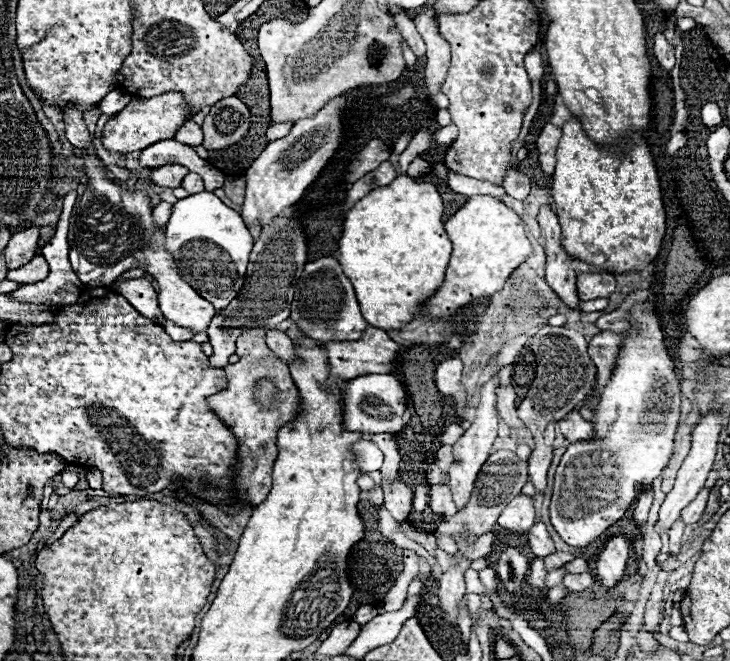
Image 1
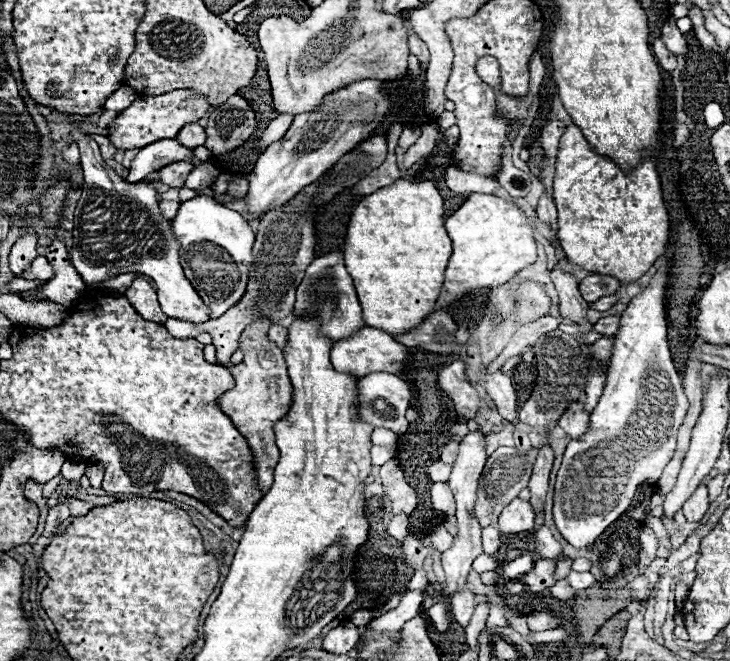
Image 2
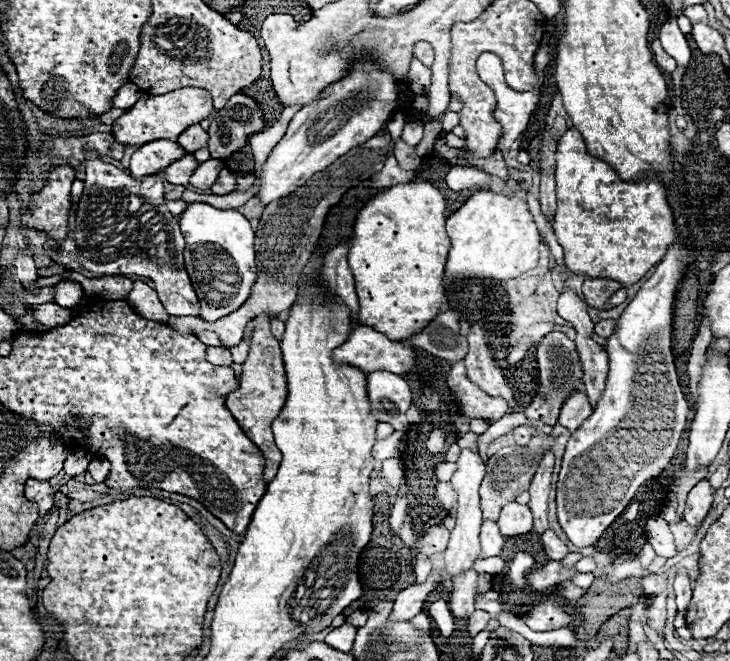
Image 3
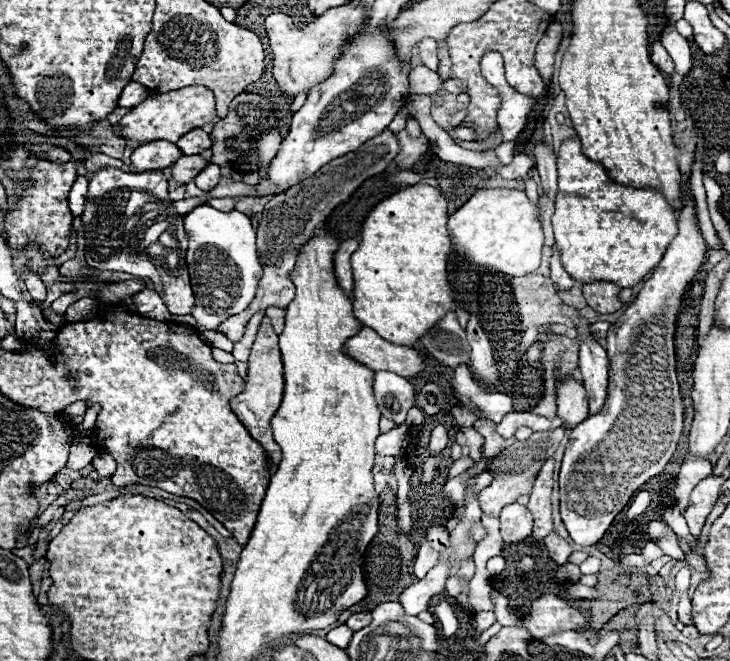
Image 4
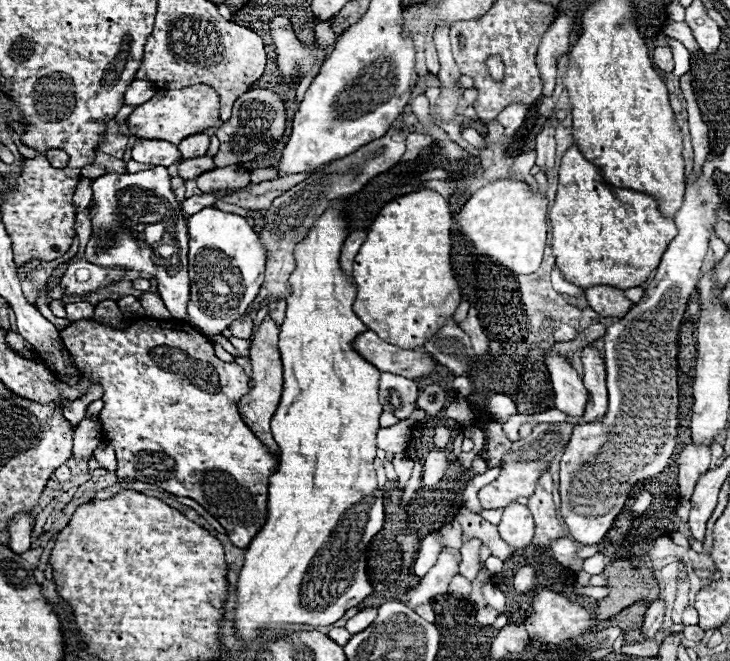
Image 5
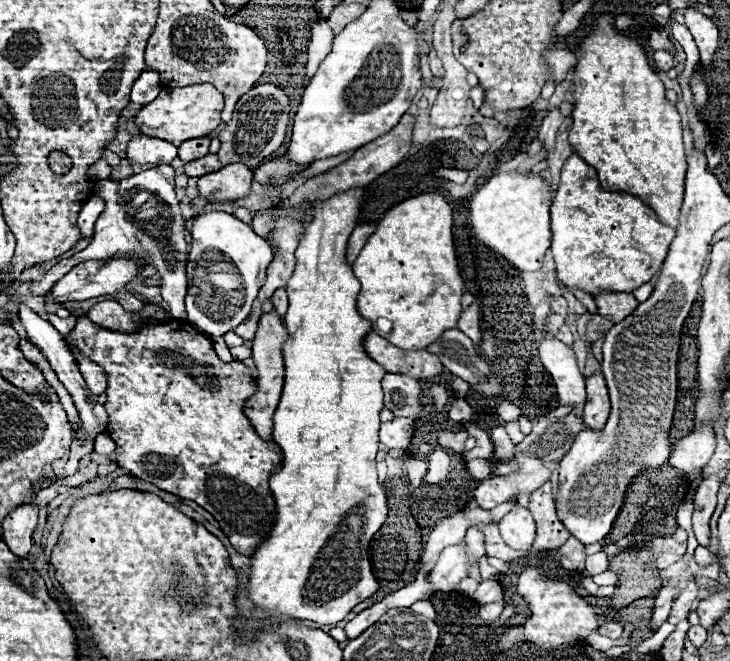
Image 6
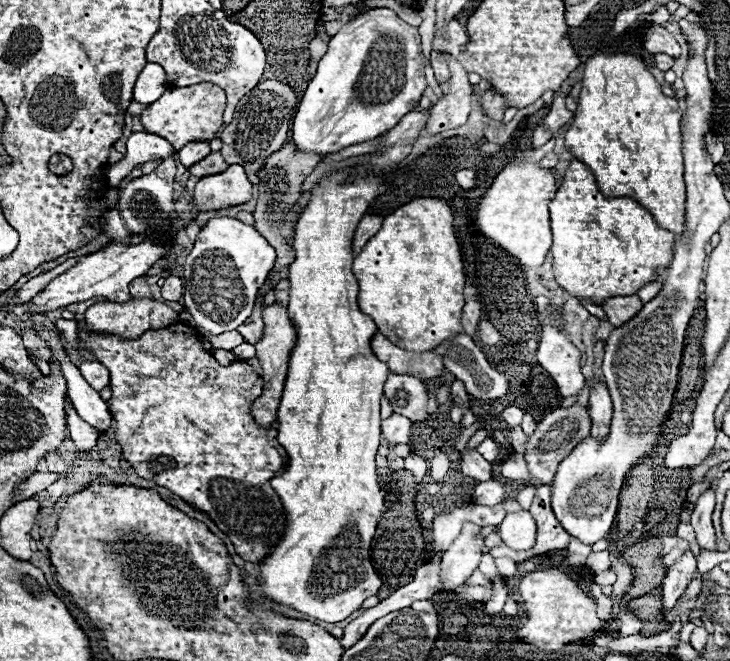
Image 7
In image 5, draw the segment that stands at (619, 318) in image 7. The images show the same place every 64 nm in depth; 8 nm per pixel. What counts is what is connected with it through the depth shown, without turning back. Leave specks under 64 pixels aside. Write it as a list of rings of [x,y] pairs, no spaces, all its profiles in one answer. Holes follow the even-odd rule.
[[[594,286],[584,290],[584,294],[588,300],[588,306],[596,310],[600,316],[622,318],[632,308],[632,302],[624,296],[624,292],[612,286]]]

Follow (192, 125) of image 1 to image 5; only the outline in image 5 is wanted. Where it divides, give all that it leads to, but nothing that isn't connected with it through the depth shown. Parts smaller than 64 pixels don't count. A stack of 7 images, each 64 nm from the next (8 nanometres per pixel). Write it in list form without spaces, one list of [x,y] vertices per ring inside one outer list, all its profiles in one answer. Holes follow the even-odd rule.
[[[194,134],[194,136],[184,138],[178,144],[178,148],[182,152],[182,158],[186,158],[186,156],[204,156],[206,150],[208,150],[208,144],[210,144],[210,138],[206,134]]]

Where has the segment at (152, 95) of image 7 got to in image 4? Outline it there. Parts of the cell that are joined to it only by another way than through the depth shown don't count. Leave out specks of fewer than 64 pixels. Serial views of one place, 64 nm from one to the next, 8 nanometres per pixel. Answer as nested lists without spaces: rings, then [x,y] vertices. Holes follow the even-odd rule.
[[[130,82],[122,94],[120,94],[120,100],[118,100],[118,106],[122,108],[134,108],[136,104],[140,104],[142,100],[146,100],[146,96],[150,96],[150,90],[138,82]]]

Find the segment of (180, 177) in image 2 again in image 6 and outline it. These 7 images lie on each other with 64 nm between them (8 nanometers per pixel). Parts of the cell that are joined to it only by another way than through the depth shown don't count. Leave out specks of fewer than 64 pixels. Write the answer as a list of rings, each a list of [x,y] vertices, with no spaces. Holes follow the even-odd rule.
[[[208,154],[208,156],[204,156],[204,158],[198,158],[198,160],[194,160],[194,162],[188,162],[188,164],[184,164],[184,172],[186,172],[186,176],[190,176],[190,178],[198,178],[198,176],[202,176],[202,174],[206,174],[206,172],[214,172],[214,170],[218,170],[218,168],[222,168],[222,162],[218,160],[218,156],[216,154]]]

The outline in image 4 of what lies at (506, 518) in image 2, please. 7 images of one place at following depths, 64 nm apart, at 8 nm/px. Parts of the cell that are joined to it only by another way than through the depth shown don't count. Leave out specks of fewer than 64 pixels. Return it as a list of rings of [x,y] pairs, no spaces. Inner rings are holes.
[[[508,504],[500,512],[500,534],[506,544],[520,544],[532,536],[532,514],[522,504]]]

